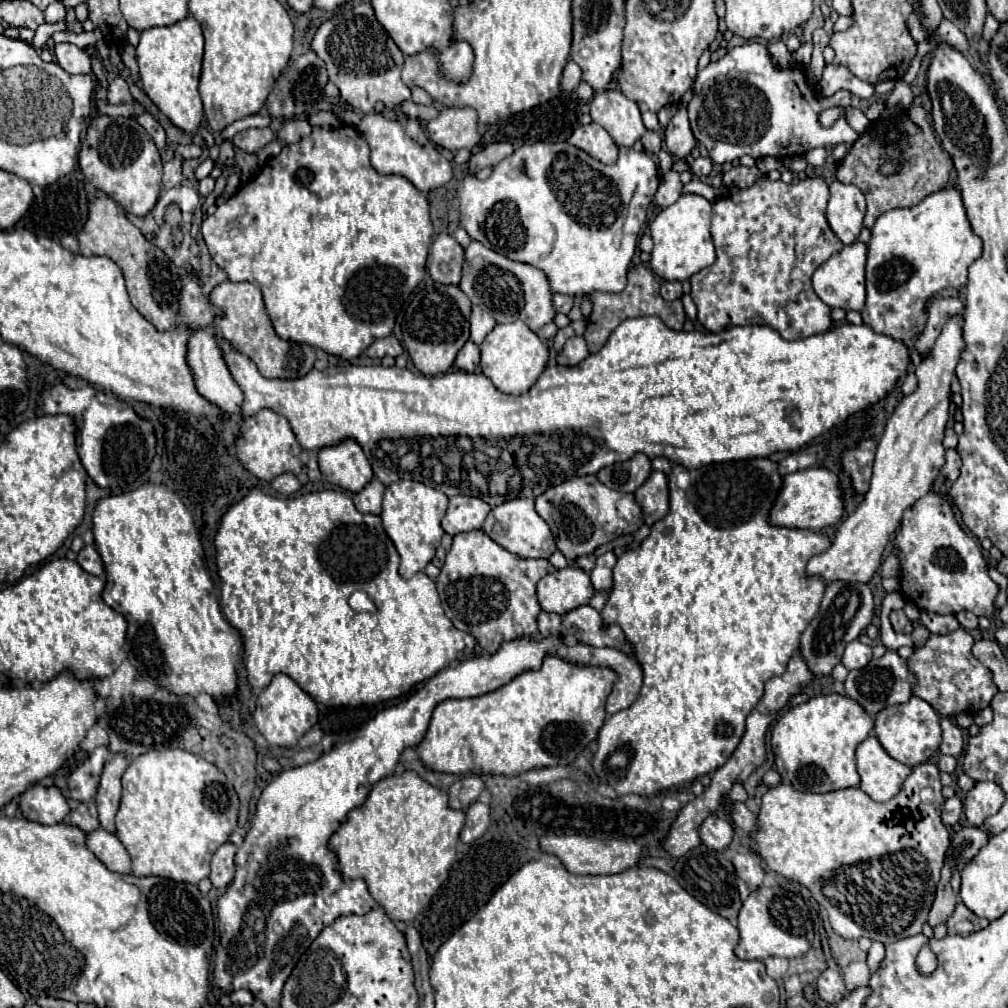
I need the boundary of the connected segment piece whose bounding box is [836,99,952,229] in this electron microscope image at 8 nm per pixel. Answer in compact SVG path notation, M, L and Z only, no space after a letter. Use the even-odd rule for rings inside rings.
M916 99L914 105L906 113L900 115L900 131L902 131L902 139L898 143L882 147L878 141L876 127L868 127L838 165L838 173L836 173L838 181L846 181L846 183L856 185L866 197L868 211L864 217L864 227L868 227L868 229L876 223L876 219L882 213L892 211L896 207L902 207L902 209L914 207L922 199L926 199L930 193L946 189L950 183L952 159L942 149L934 129L928 125L926 111L920 107L920 99ZM886 155L890 155L894 159L904 157L904 159L908 159L908 163L904 165L904 169L900 173L896 173L892 177L884 177L878 173L878 167L882 163L882 157L886 157Z

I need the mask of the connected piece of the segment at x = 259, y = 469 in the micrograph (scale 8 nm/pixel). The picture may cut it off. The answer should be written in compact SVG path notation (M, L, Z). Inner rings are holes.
M262 409L256 415L244 417L240 429L242 429L242 435L236 441L236 455L252 475L256 475L262 481L272 481L282 473L298 475L302 471L302 467L304 467L304 461L300 459L302 447L296 441L294 433L290 429L290 423L284 415L280 415L272 409Z

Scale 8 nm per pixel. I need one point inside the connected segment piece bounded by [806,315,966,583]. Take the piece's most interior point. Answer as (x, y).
(910, 454)

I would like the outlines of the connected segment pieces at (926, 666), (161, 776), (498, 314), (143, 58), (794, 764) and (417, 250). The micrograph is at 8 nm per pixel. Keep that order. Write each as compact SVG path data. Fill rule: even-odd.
M960 627L948 635L930 635L926 645L916 649L908 659L908 665L918 679L914 695L930 703L938 713L942 713L942 717L956 717L958 713L974 715L988 707L992 697L998 693L992 681L992 671L970 653L972 645L972 635Z
M180 749L148 751L132 759L122 775L122 803L116 813L116 837L130 853L134 875L158 875L198 885L210 875L210 859L216 849L234 833L238 823L238 809L238 795L216 765Z
M472 241L466 247L466 263L462 269L460 289L468 295L472 305L484 307L496 319L496 323L512 323L520 319L526 321L532 331L538 331L546 323L554 321L556 315L548 279L540 269L510 261L478 241Z
M192 15L170 27L146 29L140 35L140 43L136 47L142 89L146 91L150 101L172 121L172 125L182 129L184 133L194 133L204 119L204 107L198 93L202 55L204 37L200 23Z
M838 693L812 697L788 709L772 729L772 751L782 783L808 793L856 787L860 775L856 771L854 751L870 735L872 727L872 717L854 699Z
M342 125L340 129L322 129L314 127L308 137L302 137L298 143L286 145L278 157L272 157L264 169L258 173L256 179L252 179L248 185L244 185L234 197L230 197L226 203L222 203L212 215L208 215L202 221L202 235L208 245L208 251L214 259L214 263L228 273L228 279L248 281L256 285L262 295L268 309L268 315L274 323L276 333L286 341L296 343L308 343L312 347L318 347L330 355L338 355L342 359L354 359L362 351L368 349L376 339L388 337L394 329L396 313L392 309L392 299L402 299L400 295L410 295L412 289L424 279L426 273L426 255L432 243L432 221L428 211L428 199L426 193L416 191L416 187L400 177L400 175L380 175L370 165L370 149L364 137L350 125Z

